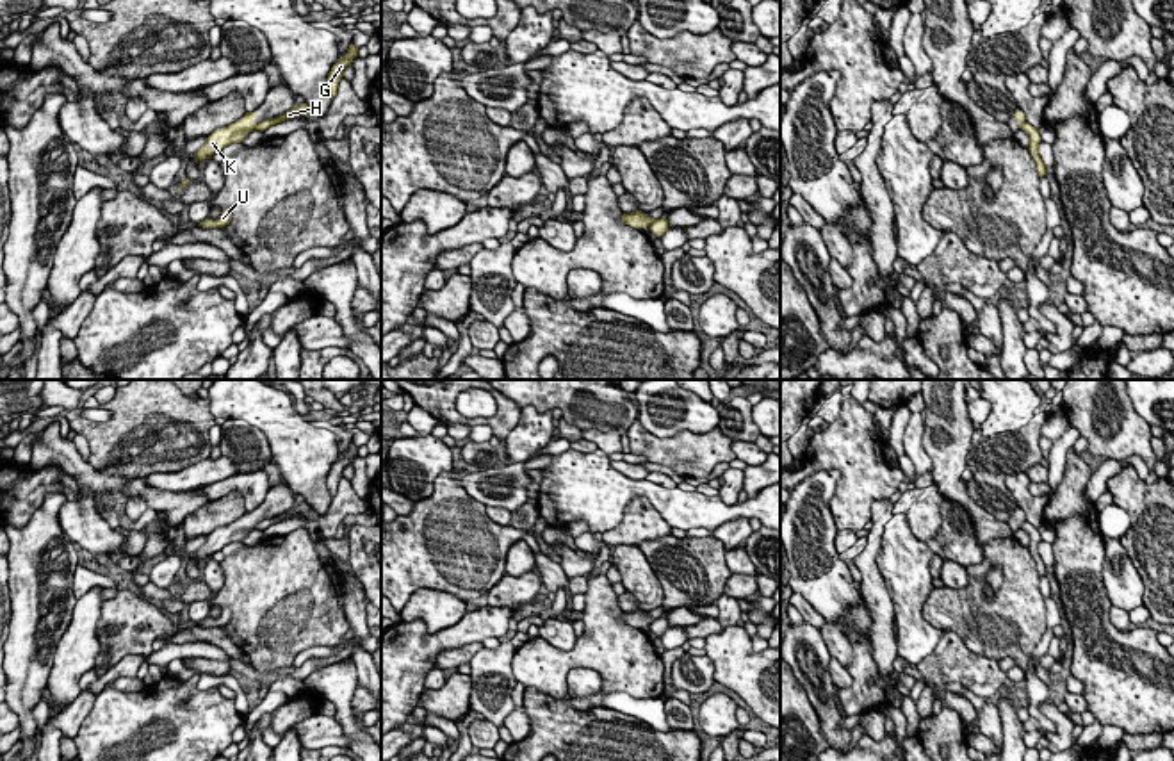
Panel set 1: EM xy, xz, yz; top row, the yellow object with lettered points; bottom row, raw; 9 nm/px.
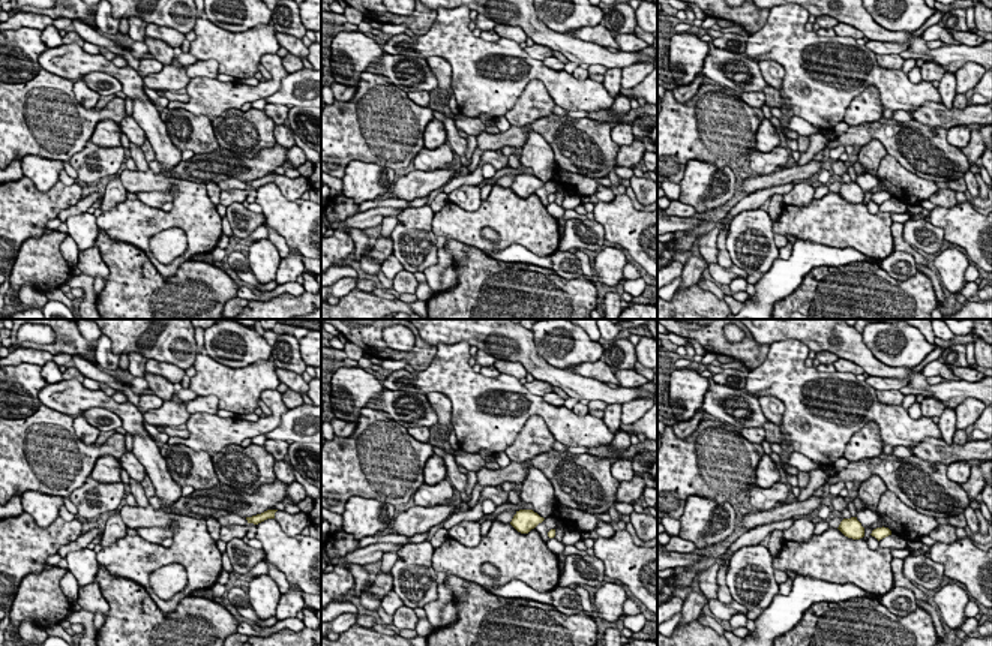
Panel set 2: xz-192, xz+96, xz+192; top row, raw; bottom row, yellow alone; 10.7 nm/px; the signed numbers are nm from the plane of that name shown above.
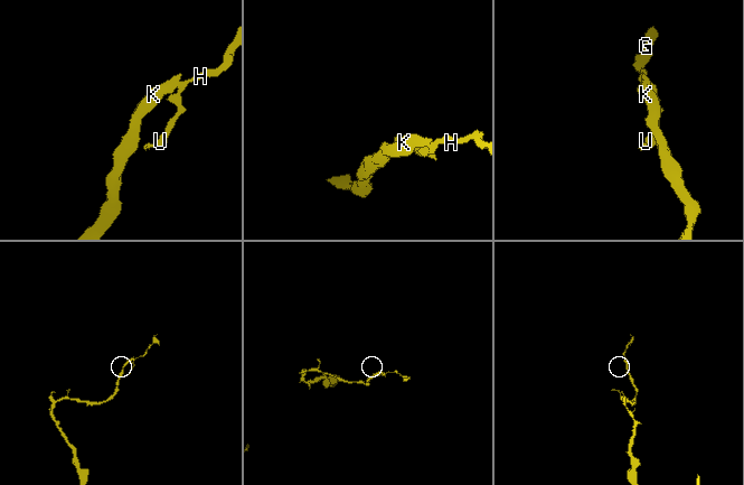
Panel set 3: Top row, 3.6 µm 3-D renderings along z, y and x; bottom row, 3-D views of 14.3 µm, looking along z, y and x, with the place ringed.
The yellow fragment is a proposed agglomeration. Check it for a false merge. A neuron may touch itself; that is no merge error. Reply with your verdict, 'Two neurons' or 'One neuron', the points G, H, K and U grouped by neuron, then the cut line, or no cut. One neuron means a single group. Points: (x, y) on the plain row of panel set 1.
Two neurons. Groups: G H U / K. Split along xz (656, 619), (649, 624)

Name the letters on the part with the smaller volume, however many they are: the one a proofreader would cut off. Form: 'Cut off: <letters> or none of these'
Cut off: G, H, U

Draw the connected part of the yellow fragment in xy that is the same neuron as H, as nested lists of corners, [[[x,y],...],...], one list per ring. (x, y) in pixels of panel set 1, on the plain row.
[[[301,503],[301,504],[294,504],[290,510],[287,510],[285,513],[280,513],[276,517],[271,519],[264,519],[262,522],[258,522],[255,526],[255,529],[267,529],[271,524],[281,522],[285,519],[292,519],[292,517],[299,517],[299,515],[306,515],[306,513],[315,513],[315,510],[308,504],[308,503]]]

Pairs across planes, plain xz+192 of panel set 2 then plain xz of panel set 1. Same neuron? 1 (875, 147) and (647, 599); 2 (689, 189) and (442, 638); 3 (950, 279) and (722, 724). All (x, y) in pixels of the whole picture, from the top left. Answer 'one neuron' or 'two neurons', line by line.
1: one neuron
2: two neurons
3: one neuron

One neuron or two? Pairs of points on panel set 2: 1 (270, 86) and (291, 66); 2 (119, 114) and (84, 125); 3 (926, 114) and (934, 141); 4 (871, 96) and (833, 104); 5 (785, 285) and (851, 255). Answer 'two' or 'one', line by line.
1: two
2: one
3: two
4: two
5: one

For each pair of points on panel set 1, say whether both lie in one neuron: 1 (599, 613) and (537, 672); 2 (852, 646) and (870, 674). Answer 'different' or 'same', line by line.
1: same
2: same

